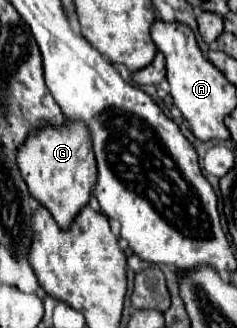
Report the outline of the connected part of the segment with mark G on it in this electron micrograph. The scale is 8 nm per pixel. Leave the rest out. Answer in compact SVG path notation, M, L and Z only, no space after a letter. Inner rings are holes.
M66 120L66 128L42 128L34 140L28 140L18 152L18 168L26 180L30 194L48 208L62 230L68 230L78 212L88 204L96 184L96 160L86 126Z

